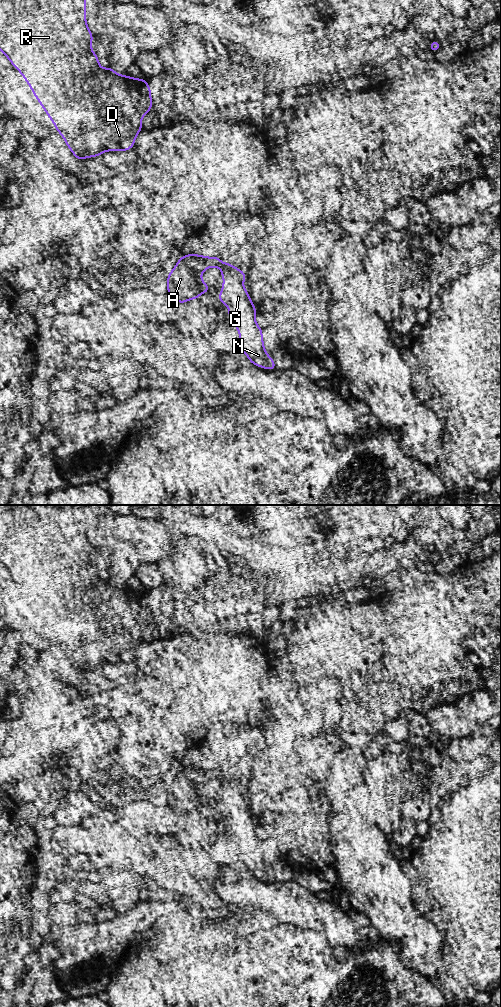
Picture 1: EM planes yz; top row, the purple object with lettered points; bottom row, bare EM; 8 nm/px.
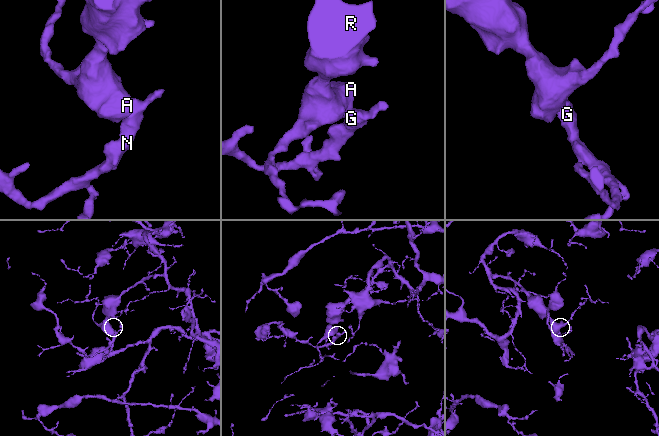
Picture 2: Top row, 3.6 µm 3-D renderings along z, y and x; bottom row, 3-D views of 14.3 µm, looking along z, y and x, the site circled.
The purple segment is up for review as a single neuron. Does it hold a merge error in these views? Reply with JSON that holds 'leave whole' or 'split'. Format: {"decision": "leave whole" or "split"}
{"decision": "leave whole"}

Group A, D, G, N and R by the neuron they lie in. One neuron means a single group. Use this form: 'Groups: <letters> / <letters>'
Groups: A D G N R

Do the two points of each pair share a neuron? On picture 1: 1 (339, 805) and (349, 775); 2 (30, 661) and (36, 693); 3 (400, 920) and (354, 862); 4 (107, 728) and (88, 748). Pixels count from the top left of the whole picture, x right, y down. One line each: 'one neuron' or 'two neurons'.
1: one neuron
2: one neuron
3: one neuron
4: one neuron

